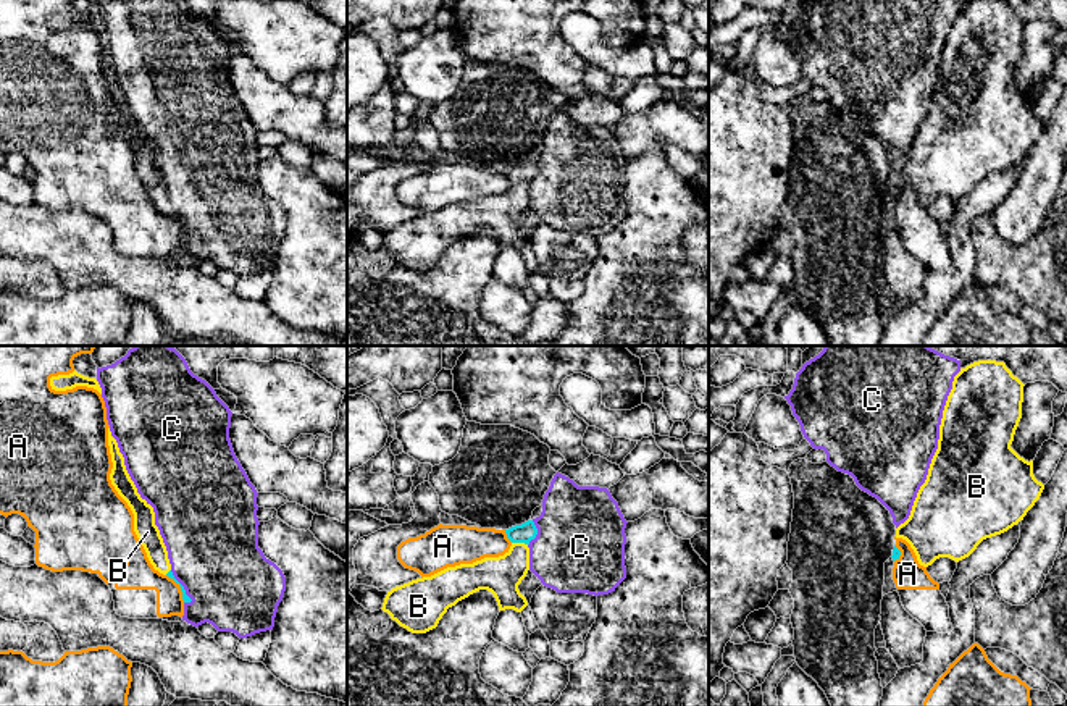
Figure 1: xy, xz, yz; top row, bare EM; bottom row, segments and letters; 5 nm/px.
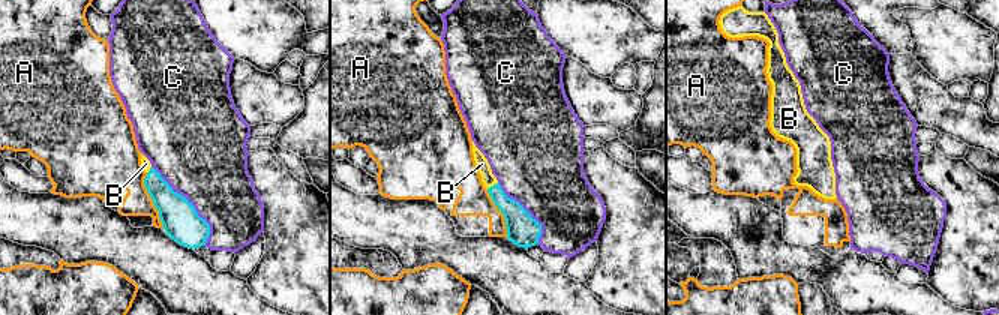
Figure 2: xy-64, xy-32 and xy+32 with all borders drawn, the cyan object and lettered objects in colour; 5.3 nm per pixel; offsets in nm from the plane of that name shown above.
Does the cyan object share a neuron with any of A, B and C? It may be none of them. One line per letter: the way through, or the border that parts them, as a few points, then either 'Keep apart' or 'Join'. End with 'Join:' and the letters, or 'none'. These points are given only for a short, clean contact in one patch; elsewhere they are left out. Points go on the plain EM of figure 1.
A: Keep apart
B: Path across: xz (520, 172), (520, 180), (518, 196), (501, 214). Join
C: Keep apart
Join: B

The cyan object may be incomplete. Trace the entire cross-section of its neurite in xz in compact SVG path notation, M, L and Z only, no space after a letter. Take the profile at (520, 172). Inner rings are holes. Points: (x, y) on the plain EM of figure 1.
M528 158L505 171L512 184L504 194L447 205L431 215L395 225L387 229L381 247L412 271L436 267L449 246L479 228L494 233L499 249L521 250L528 239L518 223L529 208L528 183L536 176L538 166Z

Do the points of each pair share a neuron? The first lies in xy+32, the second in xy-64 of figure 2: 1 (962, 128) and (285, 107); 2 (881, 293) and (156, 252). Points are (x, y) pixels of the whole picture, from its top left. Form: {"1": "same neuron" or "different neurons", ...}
{"1": "same neuron", "2": "same neuron"}

